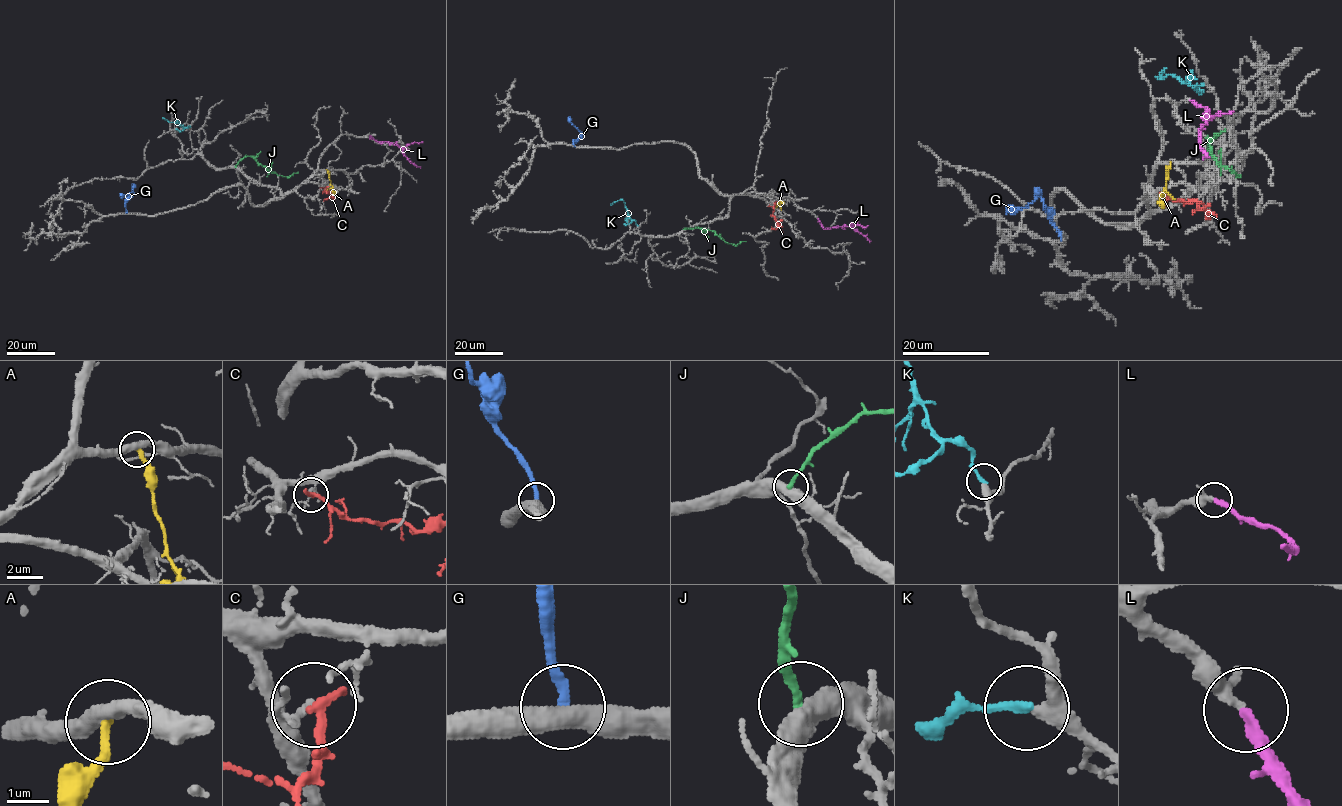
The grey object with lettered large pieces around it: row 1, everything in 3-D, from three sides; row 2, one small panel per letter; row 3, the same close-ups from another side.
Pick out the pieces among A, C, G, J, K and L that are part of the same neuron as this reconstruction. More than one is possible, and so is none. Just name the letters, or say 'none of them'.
L

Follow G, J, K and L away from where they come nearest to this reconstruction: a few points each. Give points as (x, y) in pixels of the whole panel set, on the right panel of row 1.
G: (1061, 240), (1060, 232), (1052, 222), (1038, 195), (1025, 208), (1010, 210), (1006, 215)
J: (1210, 157), (1207, 138), (1214, 159), (1237, 175), (1232, 166)
K: (1203, 85), (1191, 86), (1172, 75), (1156, 78), (1165, 67)
L: (1189, 100), (1209, 112), (1206, 112), (1205, 124), (1199, 129), (1201, 149), (1207, 156), (1203, 159)

